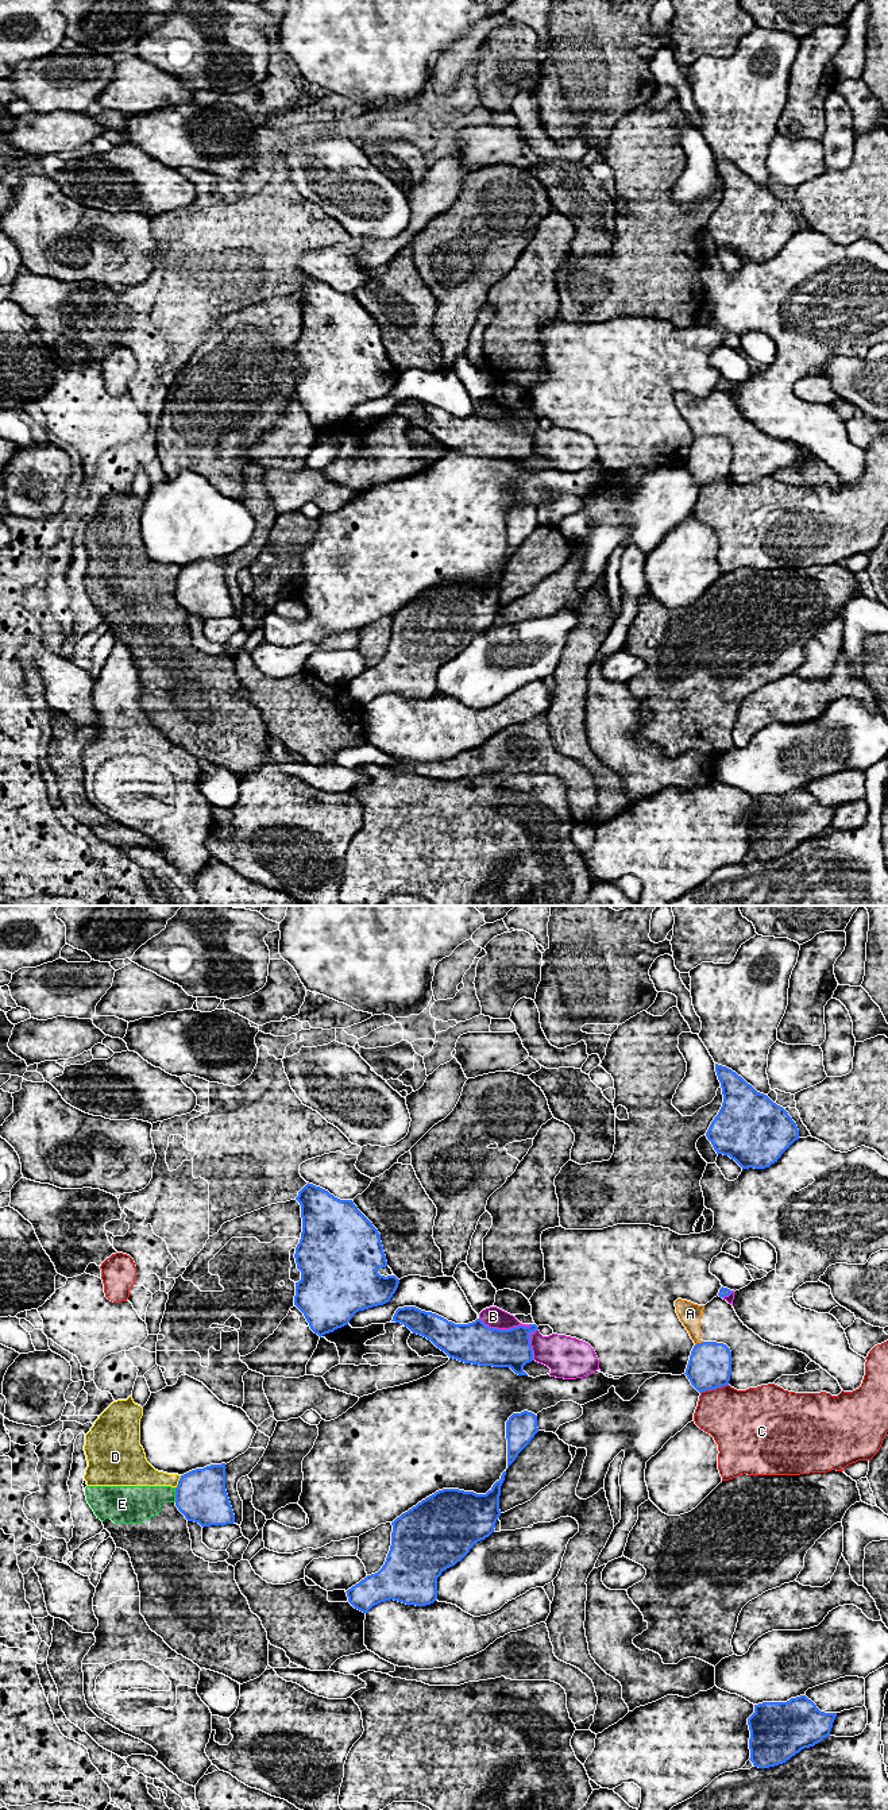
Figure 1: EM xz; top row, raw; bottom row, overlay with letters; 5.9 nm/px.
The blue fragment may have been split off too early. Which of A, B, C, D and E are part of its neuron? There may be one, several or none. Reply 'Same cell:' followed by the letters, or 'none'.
Same cell: none

